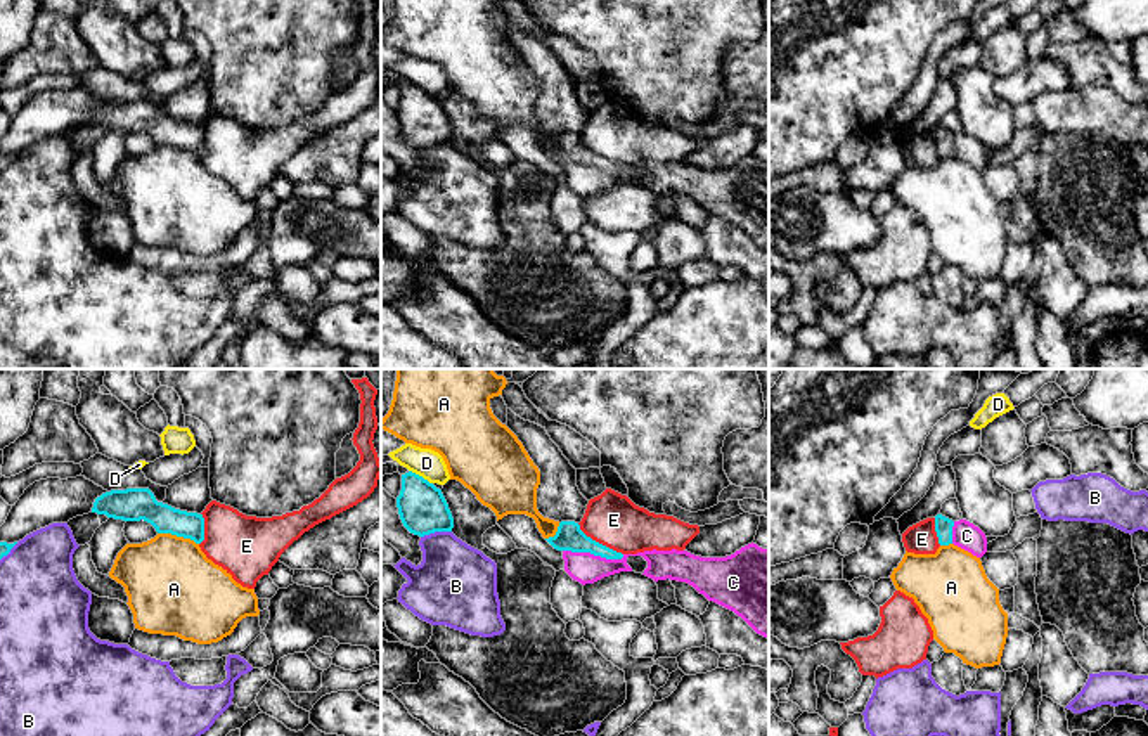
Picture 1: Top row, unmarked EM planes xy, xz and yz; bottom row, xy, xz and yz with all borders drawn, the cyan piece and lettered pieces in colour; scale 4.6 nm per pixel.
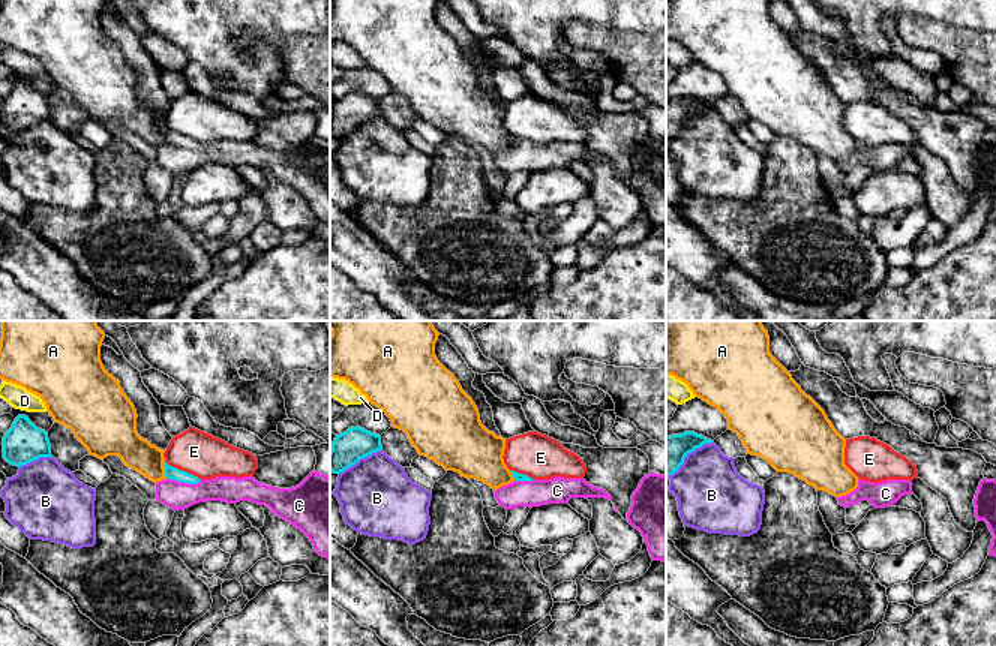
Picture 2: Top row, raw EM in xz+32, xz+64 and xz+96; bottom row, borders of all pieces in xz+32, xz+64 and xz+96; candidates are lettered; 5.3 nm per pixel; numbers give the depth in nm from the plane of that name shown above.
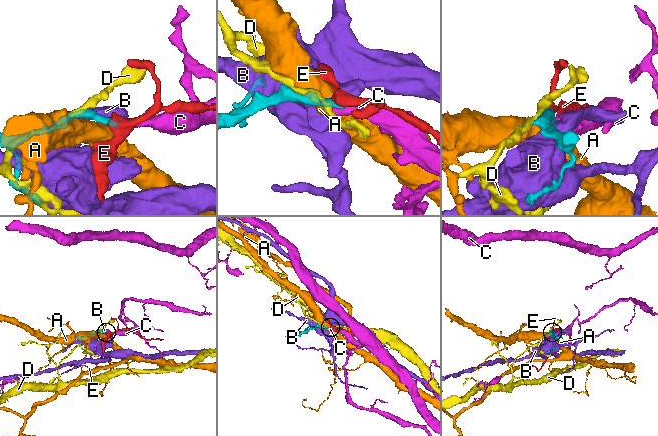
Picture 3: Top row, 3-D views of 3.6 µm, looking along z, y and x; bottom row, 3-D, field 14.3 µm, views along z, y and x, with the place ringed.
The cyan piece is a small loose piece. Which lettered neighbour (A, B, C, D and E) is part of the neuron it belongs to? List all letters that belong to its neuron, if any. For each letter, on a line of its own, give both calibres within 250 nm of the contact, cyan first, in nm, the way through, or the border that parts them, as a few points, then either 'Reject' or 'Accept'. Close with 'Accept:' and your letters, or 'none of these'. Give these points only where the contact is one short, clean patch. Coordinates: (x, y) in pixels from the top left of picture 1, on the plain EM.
A: Thickness 150 nm (cyan) against 420 nm. Boundary: xy (158, 144), (189, 149), (198, 156). Reject
B: Thickness 220 nm (cyan) against 360 nm. Reject
C: Thickness 130 nm (cyan) against 140 nm. Path across: xz (568, 149), (584, 165), (594, 167), (582, 179). Accept
D: Thickness 220 nm (cyan) against 140 nm. Reject
E: Thickness 130 nm (cyan) against 240 nm. Boundary: xz (577, 135), (587, 148), (622, 167). Reject
Accept: C

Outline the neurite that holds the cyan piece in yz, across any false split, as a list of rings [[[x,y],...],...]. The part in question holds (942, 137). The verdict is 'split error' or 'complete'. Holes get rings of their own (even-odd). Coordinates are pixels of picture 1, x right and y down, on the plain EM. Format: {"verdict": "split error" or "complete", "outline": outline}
{"verdict": "split error", "outline": [[[937,126],[935,144],[940,158],[954,156],[977,170],[982,170],[987,165],[985,145],[966,132],[952,133],[942,126]]]}

